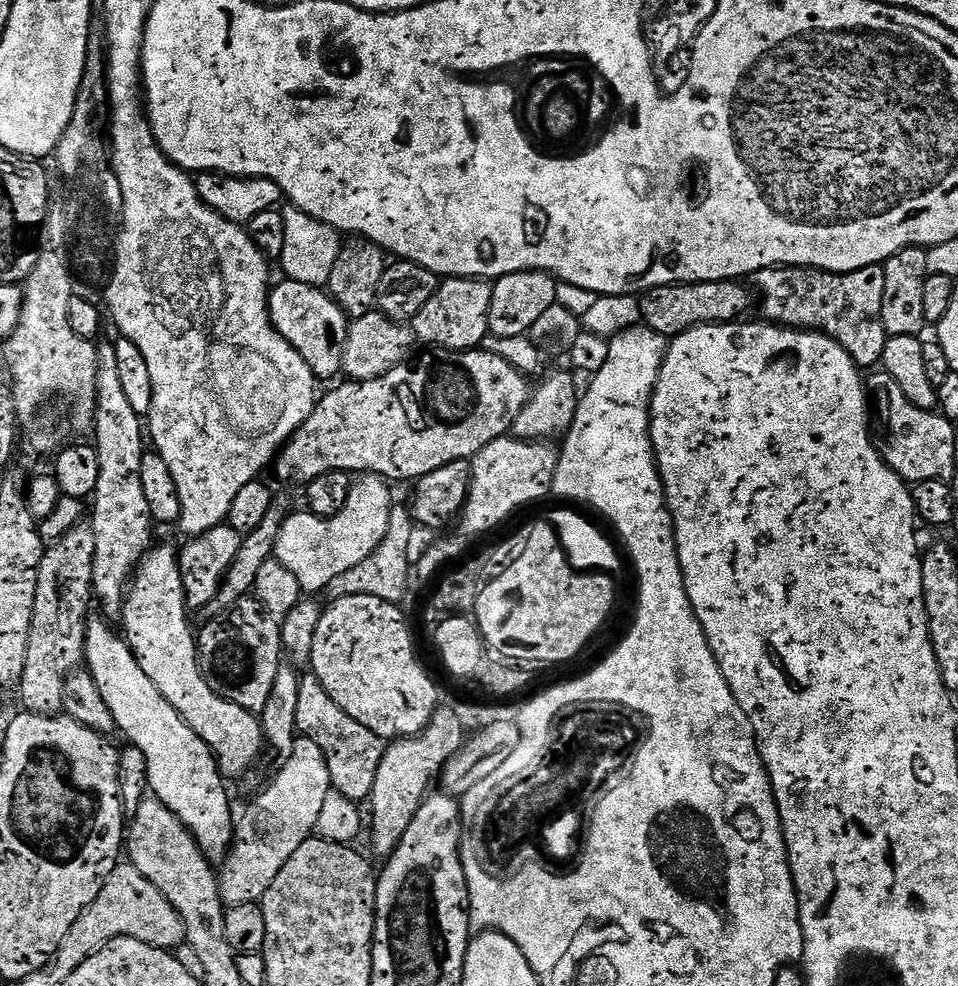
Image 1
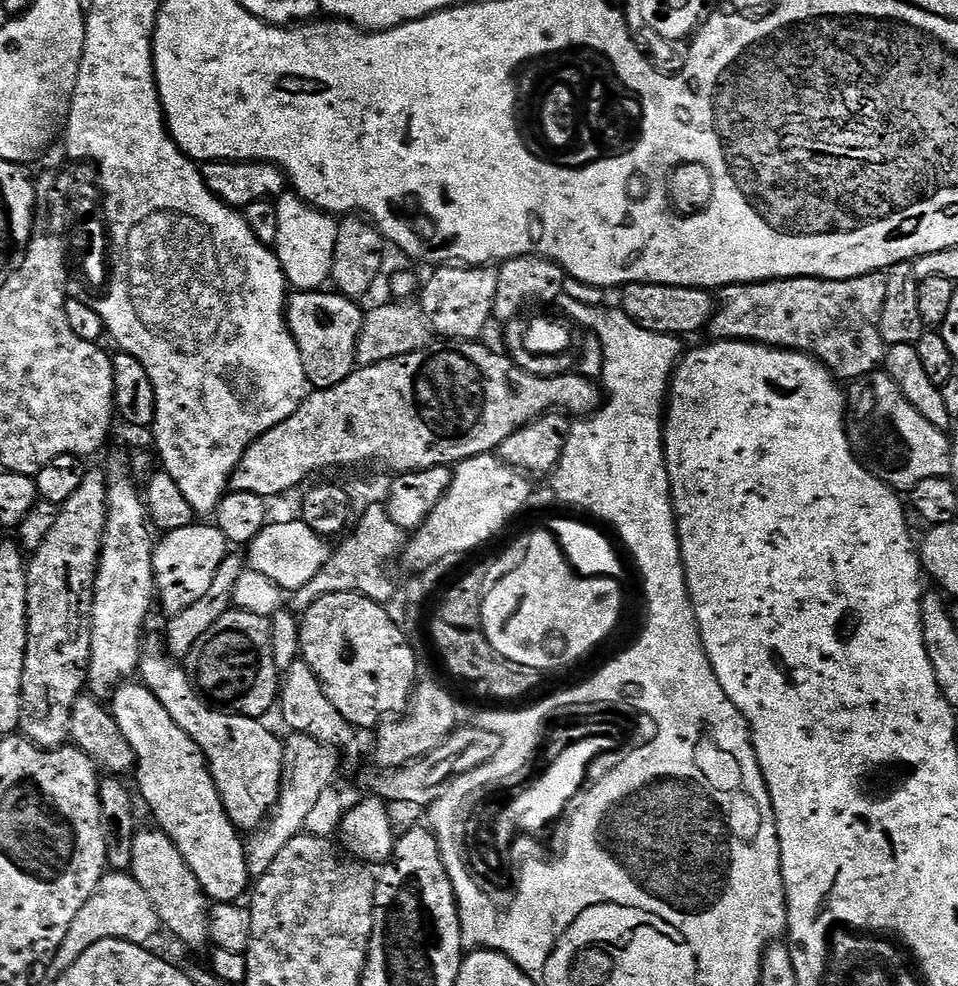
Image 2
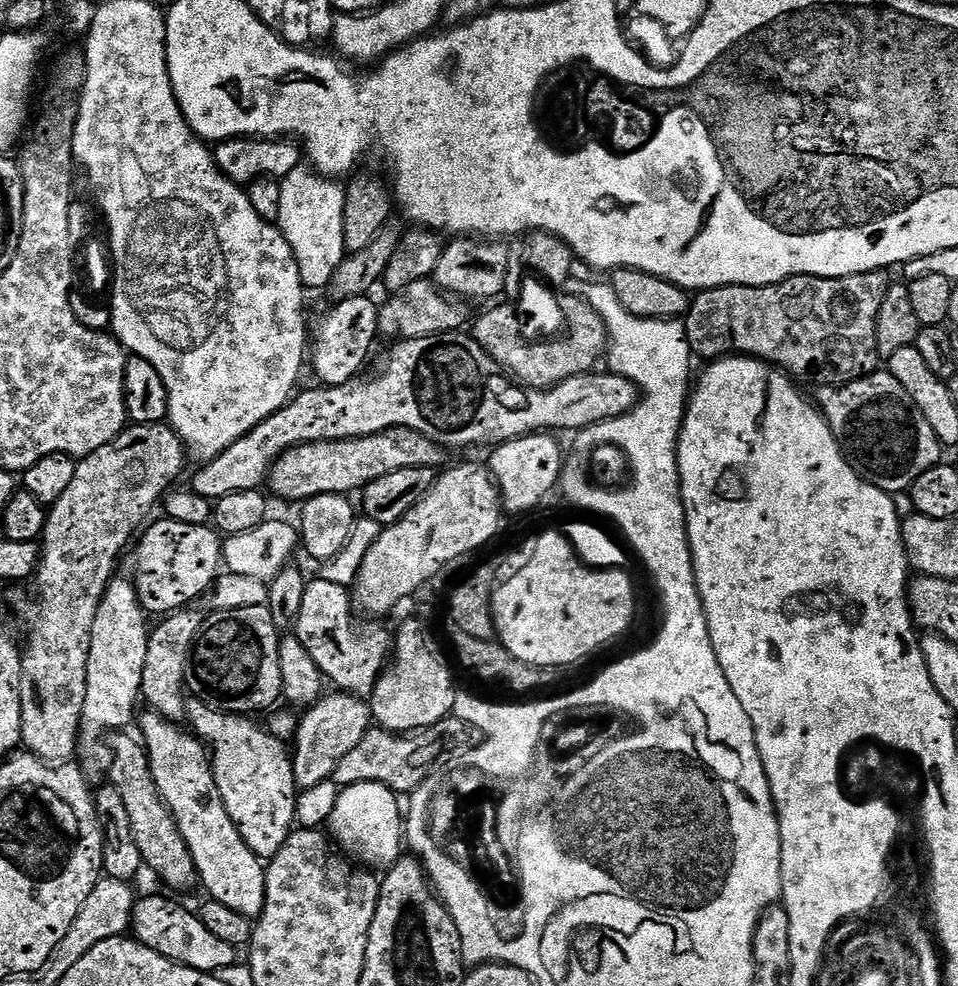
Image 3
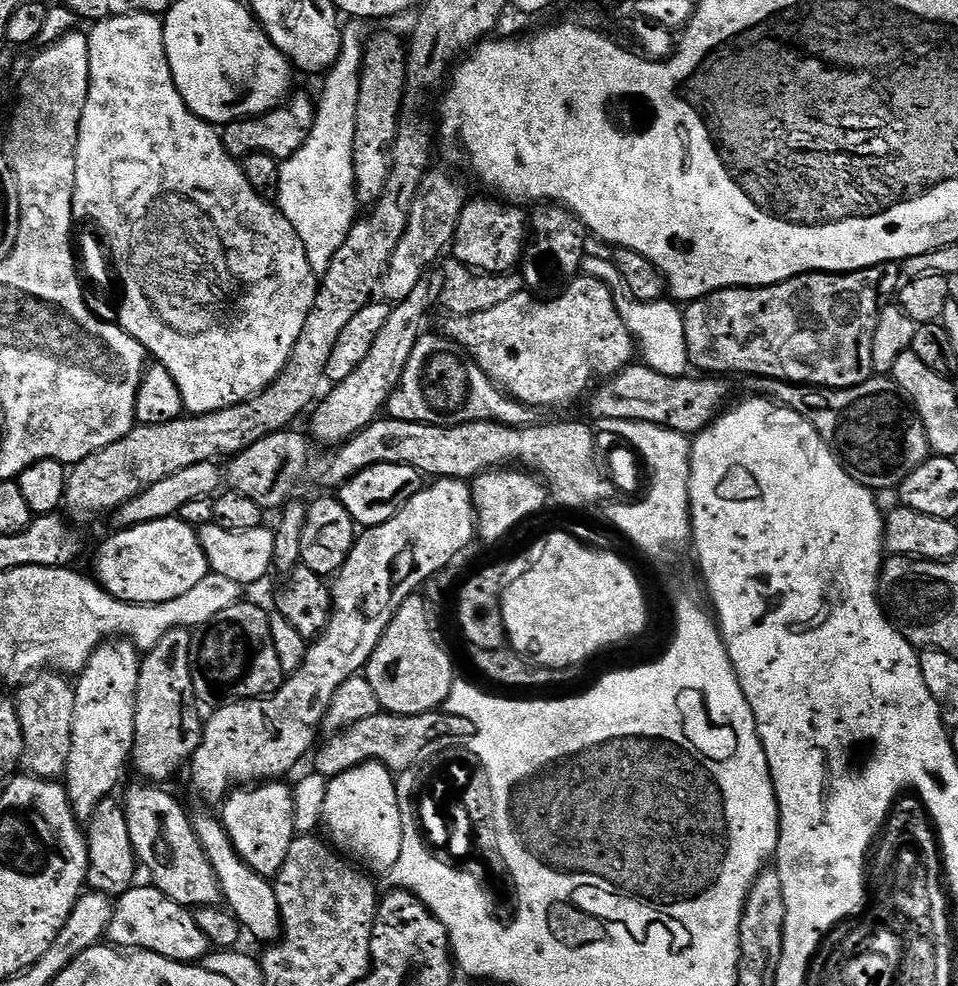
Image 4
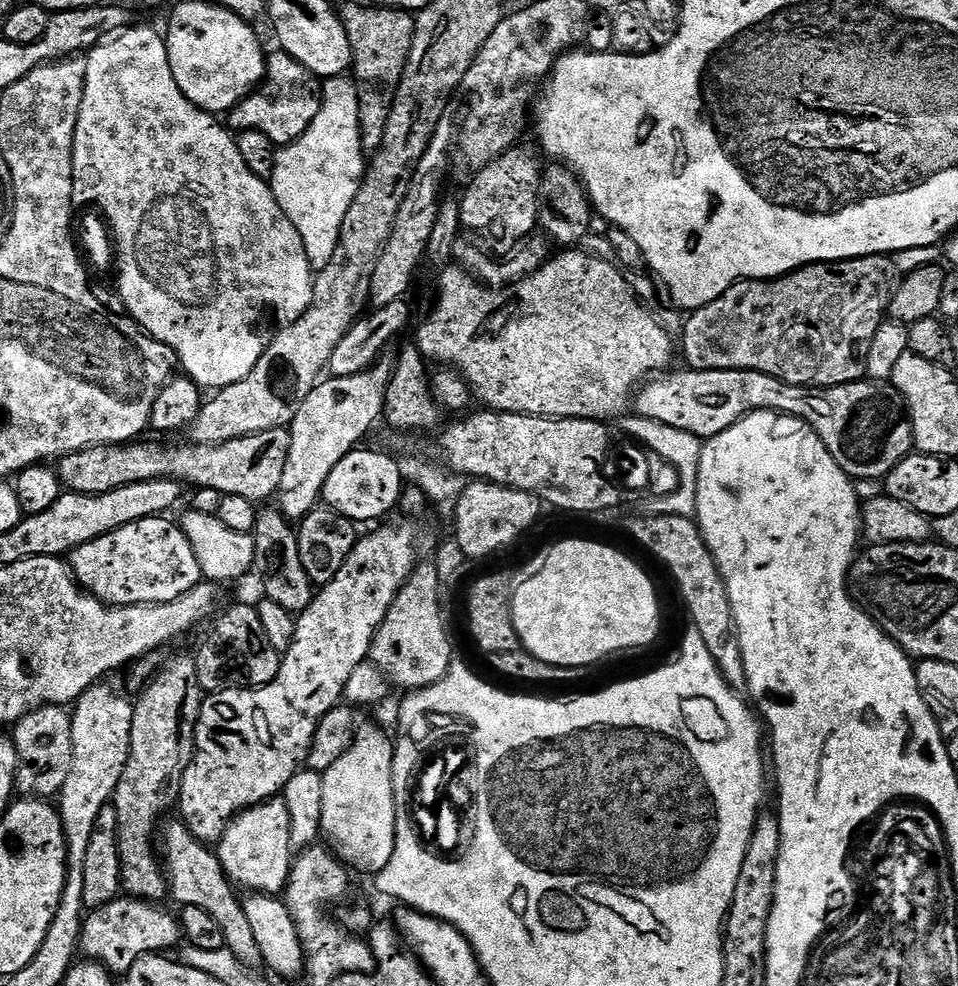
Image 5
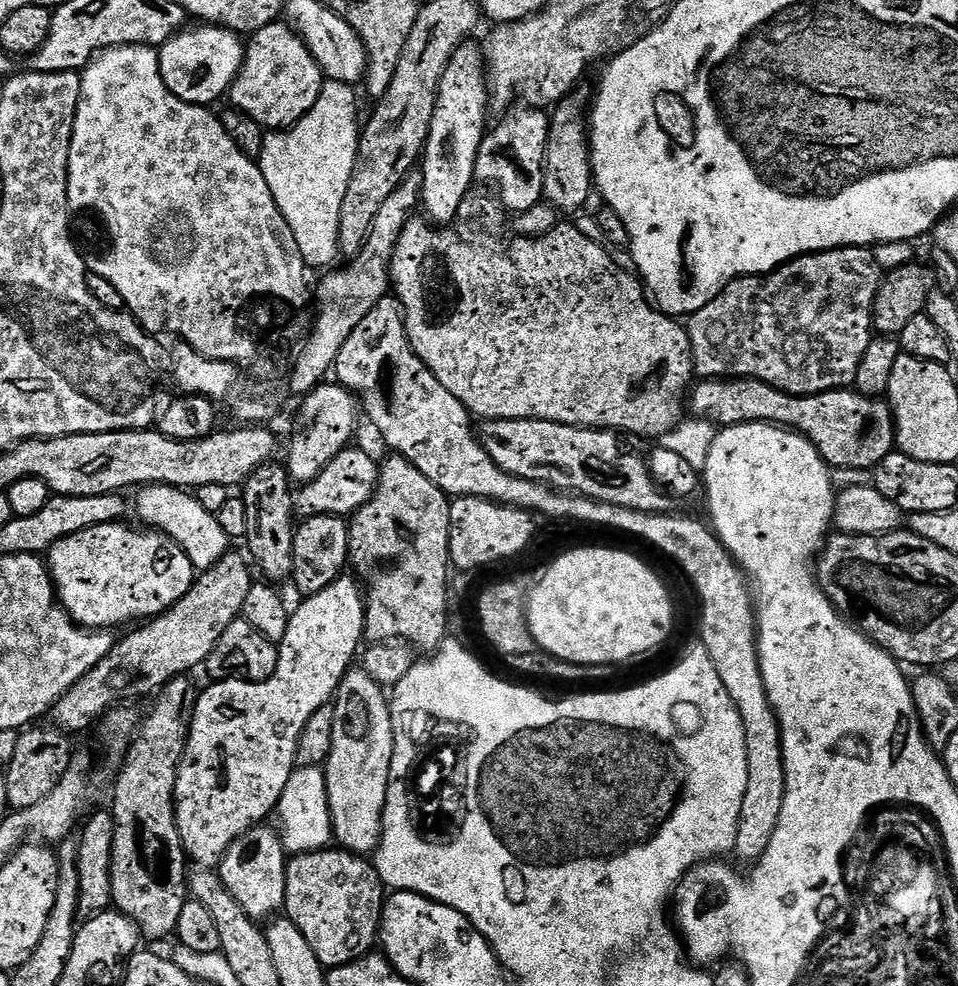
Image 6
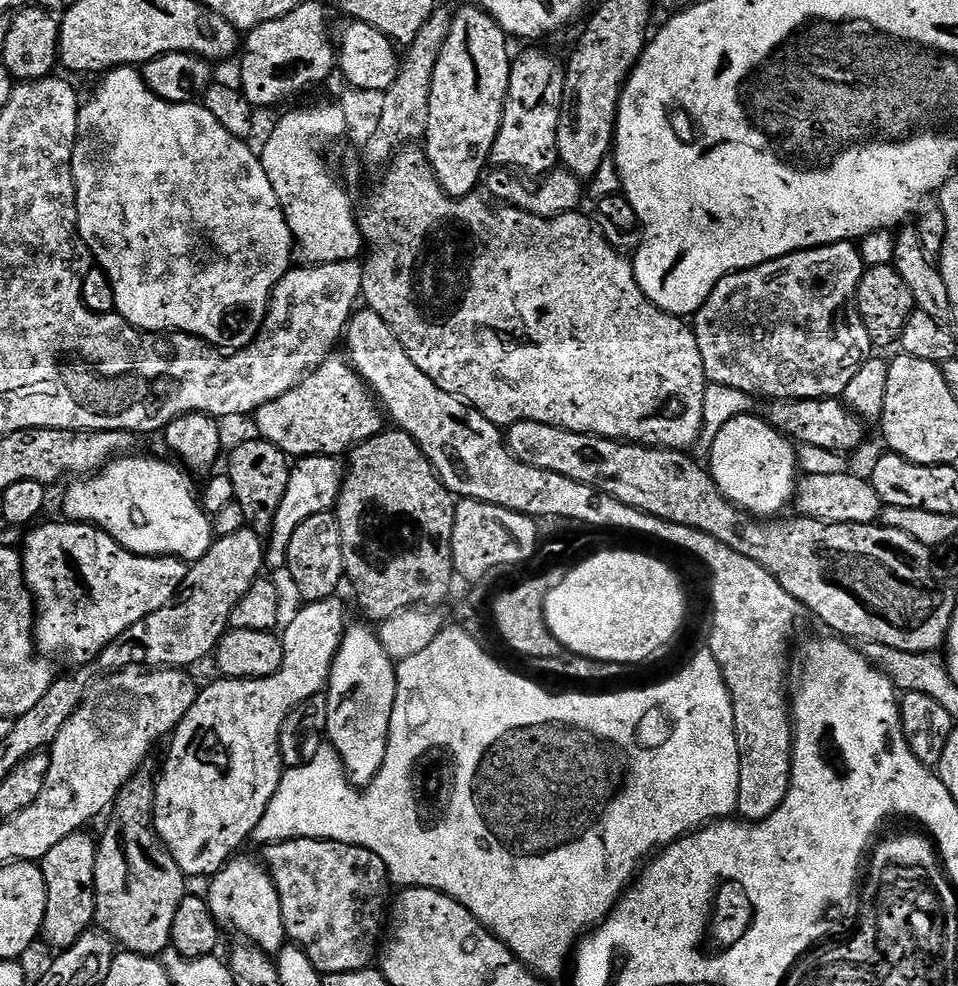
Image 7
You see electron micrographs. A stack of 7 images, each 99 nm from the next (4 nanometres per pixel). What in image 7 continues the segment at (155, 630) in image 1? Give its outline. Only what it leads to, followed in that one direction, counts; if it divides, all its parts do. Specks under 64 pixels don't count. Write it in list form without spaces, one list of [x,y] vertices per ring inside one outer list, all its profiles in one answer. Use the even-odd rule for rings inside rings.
[[[237,855],[207,881],[206,899],[221,929],[237,932],[247,943],[269,954],[279,954],[289,943],[278,890],[265,865],[252,856]]]

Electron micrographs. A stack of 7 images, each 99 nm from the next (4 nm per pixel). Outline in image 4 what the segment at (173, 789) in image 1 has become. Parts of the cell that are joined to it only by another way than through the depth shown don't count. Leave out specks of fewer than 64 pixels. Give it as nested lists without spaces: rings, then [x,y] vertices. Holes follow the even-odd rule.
[[[192,816],[192,825],[198,834],[198,842],[202,842],[202,850],[206,850],[206,858],[210,858],[210,866],[214,866],[214,874],[220,883],[220,895],[229,912],[236,917],[241,929],[248,932],[256,940],[275,942],[282,935],[280,923],[280,907],[273,881],[266,876],[259,876],[234,850],[223,823],[212,816]]]

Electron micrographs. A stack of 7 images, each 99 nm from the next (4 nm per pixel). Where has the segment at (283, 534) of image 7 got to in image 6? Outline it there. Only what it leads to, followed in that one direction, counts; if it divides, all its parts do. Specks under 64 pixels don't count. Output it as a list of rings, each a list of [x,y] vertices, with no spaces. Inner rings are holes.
[[[349,446],[339,452],[332,461],[310,483],[303,485],[295,497],[294,504],[301,517],[342,516],[351,517],[375,494],[380,481],[380,464],[368,452],[357,446]]]

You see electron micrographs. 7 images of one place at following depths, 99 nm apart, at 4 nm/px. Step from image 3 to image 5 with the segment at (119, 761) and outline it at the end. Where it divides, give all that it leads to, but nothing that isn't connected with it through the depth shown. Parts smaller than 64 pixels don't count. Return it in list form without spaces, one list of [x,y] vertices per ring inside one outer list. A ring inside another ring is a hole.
[[[173,818],[168,825],[166,824],[162,828],[162,840],[164,836],[162,860],[166,865],[171,899],[176,899],[177,905],[180,906],[199,906],[200,909],[206,910],[206,914],[210,914],[226,934],[224,947],[239,958],[247,968],[259,969],[264,963],[262,950],[258,950],[258,941],[250,931],[250,921],[246,919],[243,899],[239,895],[236,897],[237,889],[224,872],[215,851],[204,841],[199,840],[184,825],[183,820]]]

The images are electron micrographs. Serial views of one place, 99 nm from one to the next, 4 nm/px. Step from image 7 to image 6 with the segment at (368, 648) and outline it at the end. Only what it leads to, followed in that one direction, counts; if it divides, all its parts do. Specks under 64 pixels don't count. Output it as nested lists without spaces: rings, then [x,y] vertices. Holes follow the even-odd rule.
[[[353,667],[344,675],[340,689],[334,697],[334,734],[331,749],[323,765],[328,787],[328,809],[332,815],[332,834],[335,843],[345,852],[372,854],[379,848],[393,758],[394,730],[389,697],[382,685],[374,682],[374,678],[370,678],[370,674],[366,674],[363,667]]]

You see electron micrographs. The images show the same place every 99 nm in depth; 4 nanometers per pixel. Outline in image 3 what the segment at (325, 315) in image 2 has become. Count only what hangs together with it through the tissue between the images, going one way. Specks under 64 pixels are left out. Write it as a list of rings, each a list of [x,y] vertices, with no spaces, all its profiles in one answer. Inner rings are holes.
[[[371,295],[352,296],[339,301],[337,308],[328,312],[328,317],[314,332],[314,347],[310,360],[316,363],[316,376],[321,385],[335,386],[357,379],[364,368],[368,355],[372,352],[372,343],[378,340],[380,330],[380,308],[372,301]]]

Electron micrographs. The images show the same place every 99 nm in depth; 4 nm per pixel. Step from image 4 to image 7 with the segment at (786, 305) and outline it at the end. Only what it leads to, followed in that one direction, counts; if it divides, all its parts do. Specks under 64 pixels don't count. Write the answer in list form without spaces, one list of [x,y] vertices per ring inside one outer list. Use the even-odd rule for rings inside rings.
[[[840,240],[837,244],[827,244],[821,248],[807,248],[794,254],[786,254],[777,260],[771,260],[760,264],[757,268],[744,268],[741,272],[732,272],[726,278],[714,286],[710,298],[694,313],[694,331],[698,350],[702,350],[702,366],[709,384],[718,386],[730,386],[734,390],[742,390],[747,396],[759,398],[769,396],[769,401],[777,400],[831,400],[843,397],[846,386],[850,386],[850,378],[858,374],[858,370],[873,355],[874,341],[872,335],[866,330],[866,326],[860,317],[860,311],[856,305],[856,295],[860,280],[866,271],[865,262],[861,256],[861,249],[855,248],[855,243]]]

